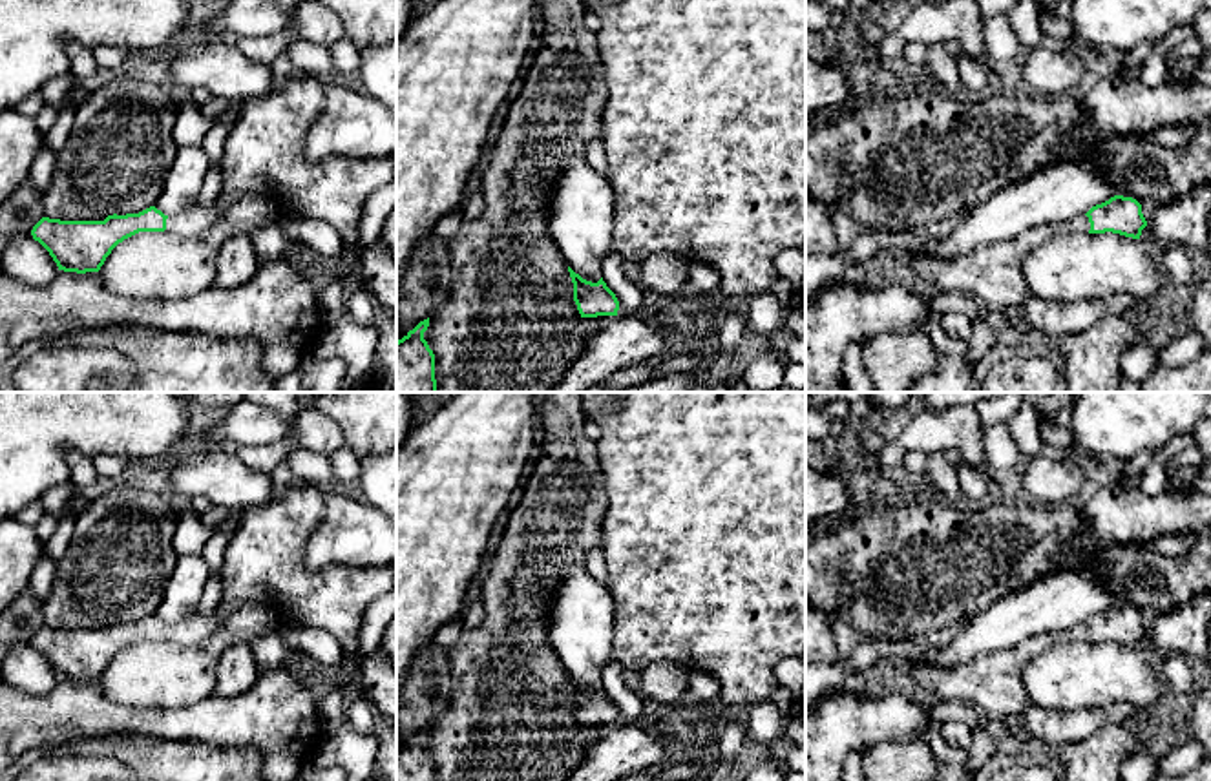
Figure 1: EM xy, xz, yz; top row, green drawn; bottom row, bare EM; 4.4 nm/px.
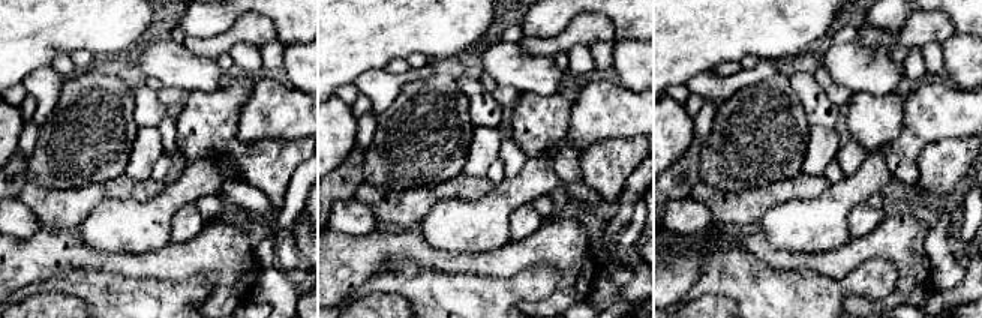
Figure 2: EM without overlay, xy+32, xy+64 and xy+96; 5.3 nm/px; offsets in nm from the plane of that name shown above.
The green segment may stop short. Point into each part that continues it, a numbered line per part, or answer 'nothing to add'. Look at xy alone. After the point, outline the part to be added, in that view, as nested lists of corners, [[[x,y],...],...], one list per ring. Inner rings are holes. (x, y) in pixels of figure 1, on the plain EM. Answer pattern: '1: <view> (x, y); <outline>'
1: xy (265, 562); [[[314,485],[283,487],[261,507],[236,511],[234,535],[225,551],[223,597],[210,615],[194,613],[166,628],[166,639],[181,646],[208,640],[228,617],[248,602],[270,606],[279,622],[318,628],[331,633],[347,657],[360,646],[360,631],[371,602],[396,588],[396,564],[312,569],[305,562],[305,546],[323,516],[325,493]]]

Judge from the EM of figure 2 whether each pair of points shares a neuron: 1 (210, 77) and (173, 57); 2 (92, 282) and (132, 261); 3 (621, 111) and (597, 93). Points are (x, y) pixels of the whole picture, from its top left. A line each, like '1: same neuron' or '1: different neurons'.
1: same neuron
2: different neurons
3: same neuron

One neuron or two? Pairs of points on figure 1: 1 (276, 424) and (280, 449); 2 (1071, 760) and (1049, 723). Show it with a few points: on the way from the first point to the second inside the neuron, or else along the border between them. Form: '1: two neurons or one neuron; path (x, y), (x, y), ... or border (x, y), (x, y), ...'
1: two neurons; border (285, 435), (269, 444), (243, 444), (240, 447)
2: two neurons; border (1102, 727), (1082, 739), (1047, 749)

